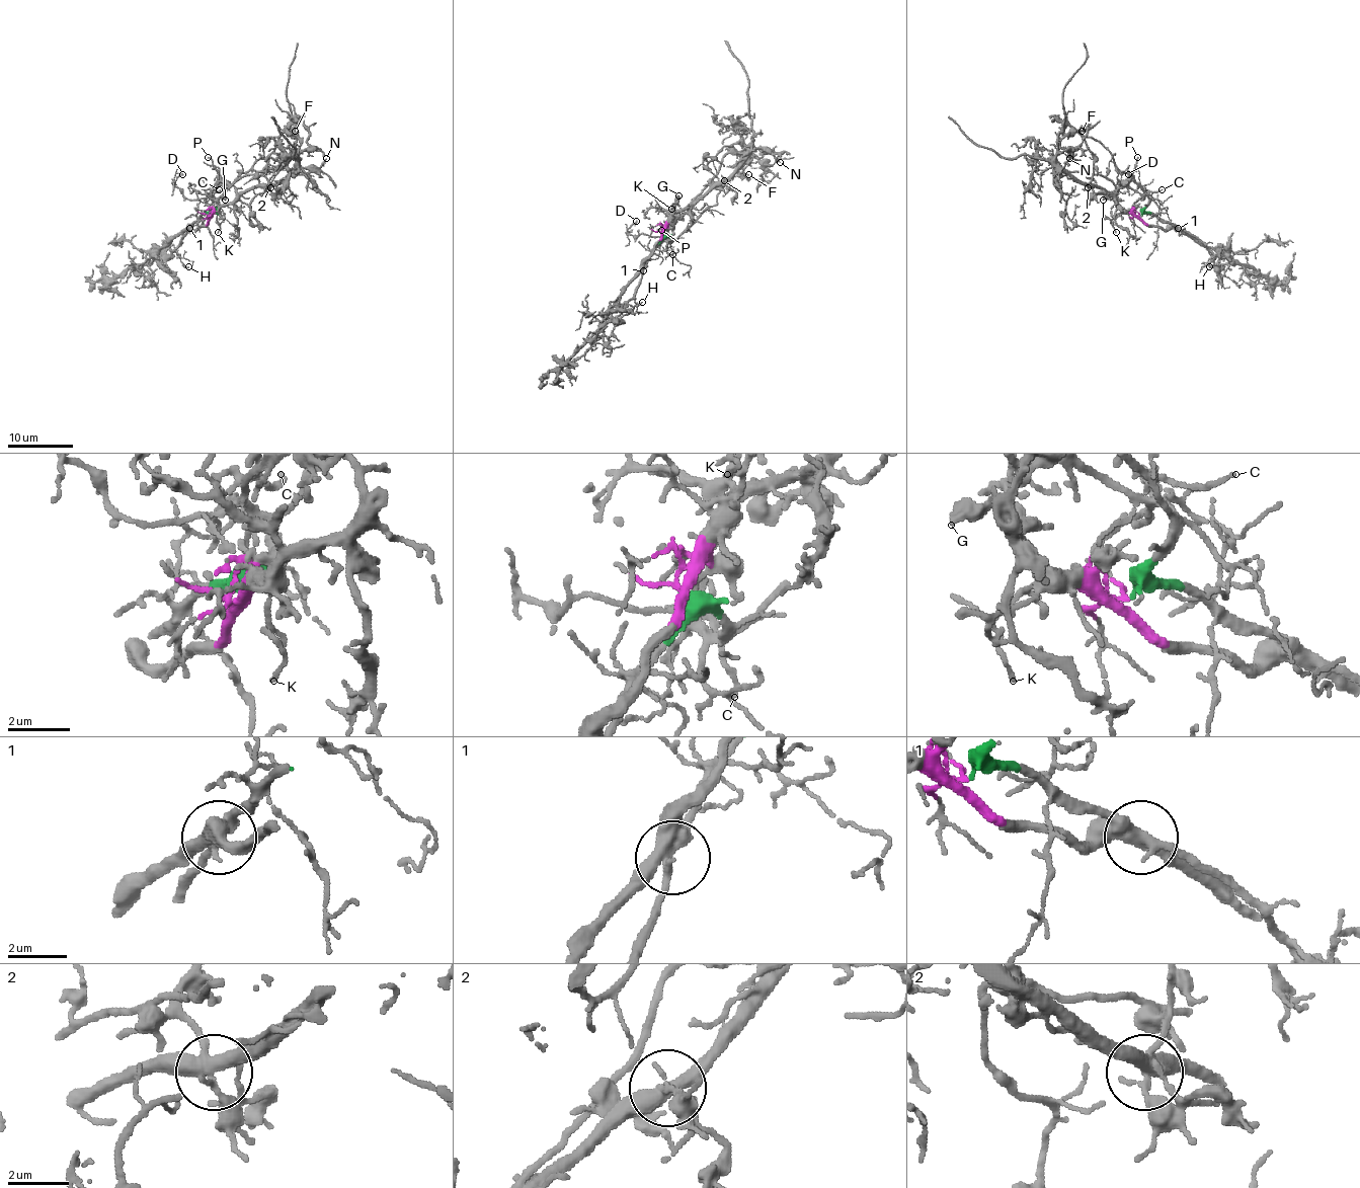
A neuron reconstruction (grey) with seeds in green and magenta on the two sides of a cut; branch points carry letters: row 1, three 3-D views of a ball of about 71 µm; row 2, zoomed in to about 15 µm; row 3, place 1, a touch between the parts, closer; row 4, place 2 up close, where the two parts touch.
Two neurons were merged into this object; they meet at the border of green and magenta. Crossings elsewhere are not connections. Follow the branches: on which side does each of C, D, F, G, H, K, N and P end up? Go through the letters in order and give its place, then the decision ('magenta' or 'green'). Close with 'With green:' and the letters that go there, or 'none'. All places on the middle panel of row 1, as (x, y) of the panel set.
C: at (672, 254); magenta
D: at (636, 221); green
F: at (748, 174); green
G: at (678, 195); magenta
H: at (642, 302); green
K: at (671, 209); magenta
N: at (780, 162); magenta
P: at (661, 230); magenta
With green: D, F, H

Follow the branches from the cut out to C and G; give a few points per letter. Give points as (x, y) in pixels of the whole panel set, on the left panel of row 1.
C: (208, 215), (232, 201), (235, 189), (219, 180), (216, 184), (217, 192), (219, 189)
G: (208, 215), (213, 214), (221, 198), (225, 201)

